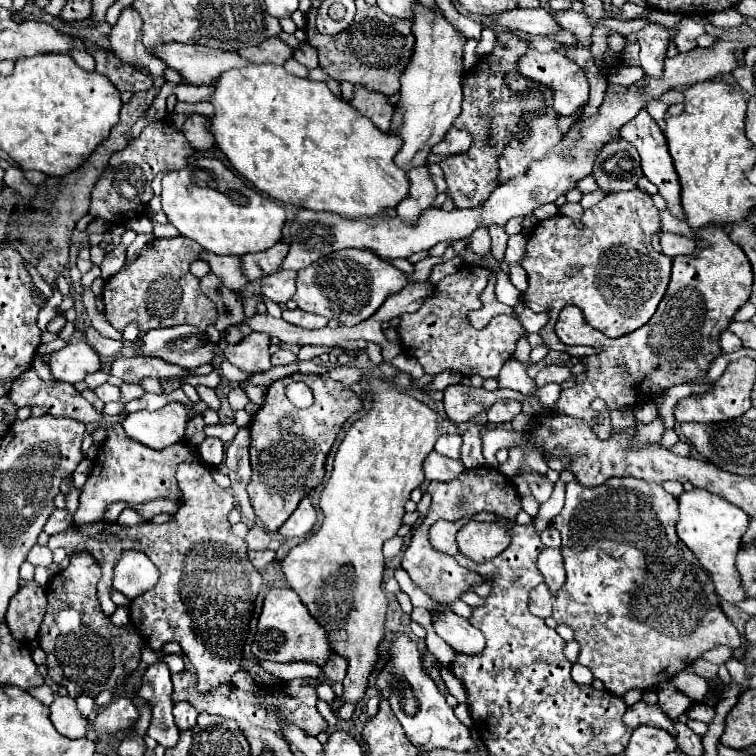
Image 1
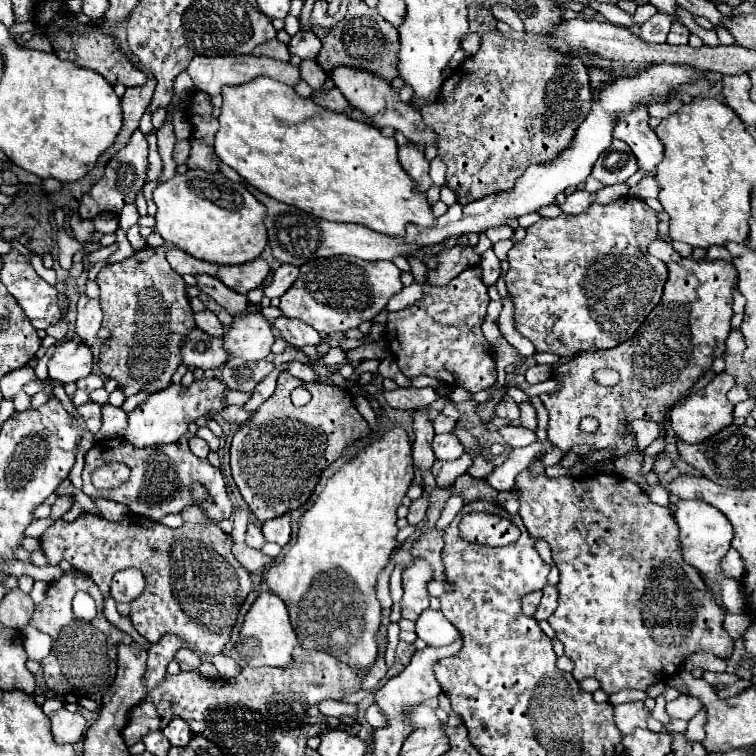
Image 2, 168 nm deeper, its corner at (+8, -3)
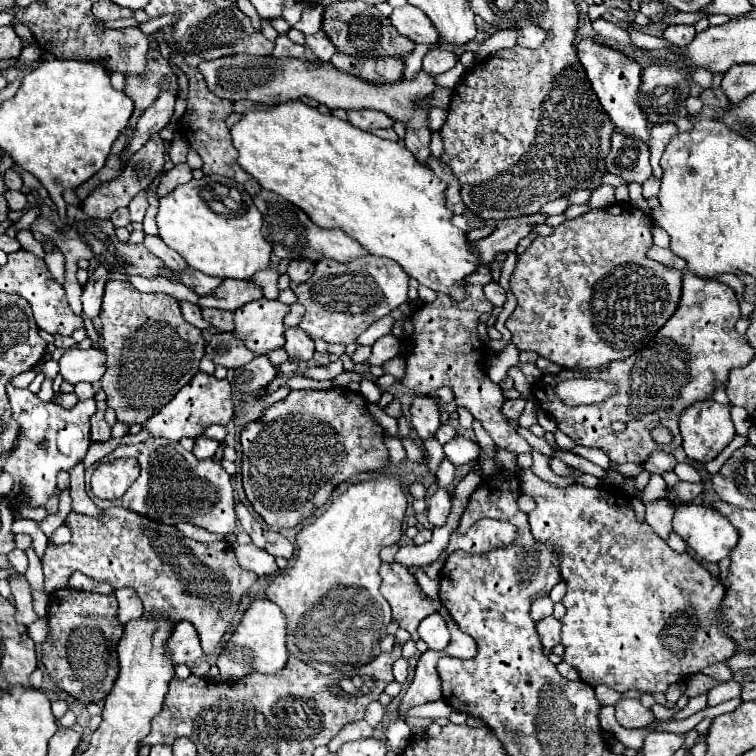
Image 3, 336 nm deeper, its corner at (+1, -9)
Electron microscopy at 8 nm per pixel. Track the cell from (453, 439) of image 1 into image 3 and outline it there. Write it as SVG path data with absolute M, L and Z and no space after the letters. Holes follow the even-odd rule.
M456 435L452 441L448 441L444 445L444 453L454 465L464 465L464 463L472 463L480 457L480 445L466 437Z

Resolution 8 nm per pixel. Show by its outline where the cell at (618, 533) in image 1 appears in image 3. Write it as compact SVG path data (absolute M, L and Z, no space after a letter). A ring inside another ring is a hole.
M524 469L520 473L520 481L522 481L522 493L532 495L536 499L536 509L532 513L528 513L530 517L530 527L532 527L532 535L538 541L544 541L556 549L560 549L562 555L562 577L566 581L566 595L562 599L564 607L566 607L566 615L562 619L562 645L564 645L564 661L568 665L572 665L578 673L580 679L584 683L590 683L592 687L598 685L608 685L618 693L624 693L628 689L640 689L640 691L666 691L666 687L670 683L676 683L688 675L700 673L704 667L712 665L712 663L720 663L724 659L728 659L730 655L734 655L734 641L730 637L726 637L718 627L716 627L716 609L722 603L724 597L724 585L720 579L712 577L700 563L696 563L688 553L680 555L676 551L672 551L654 531L648 523L638 523L634 517L634 509L630 507L630 503L616 503L616 499L630 499L626 497L622 491L608 491L602 487L582 487L582 485L572 485L572 487L554 487L546 481L542 481L538 475L534 475L532 469Z

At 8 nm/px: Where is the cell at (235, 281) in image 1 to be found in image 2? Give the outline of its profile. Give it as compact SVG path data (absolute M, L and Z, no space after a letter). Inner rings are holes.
M171 249L171 251L167 253L167 261L169 261L169 265L171 265L179 275L185 275L185 273L191 273L191 275L205 273L205 275L217 277L217 271L219 271L219 265L217 265L217 263L207 263L207 261L195 259L195 257L183 253L181 249Z

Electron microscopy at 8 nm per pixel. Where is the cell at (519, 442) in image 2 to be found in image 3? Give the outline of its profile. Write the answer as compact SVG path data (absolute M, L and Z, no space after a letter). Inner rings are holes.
M480 265L476 273L472 273L466 281L466 299L462 303L454 303L448 295L438 293L436 301L422 305L414 311L412 323L414 333L410 339L410 349L406 355L408 367L404 385L420 395L434 395L440 387L450 387L454 393L454 401L458 407L468 409L474 419L482 423L482 427L488 431L488 435L498 443L498 447L510 451L510 453L532 453L532 447L524 437L518 435L516 427L508 423L508 419L502 415L504 395L500 385L492 383L488 373L482 369L484 359L484 343L478 339L478 323L486 319L492 313L492 303L484 297L484 285L492 281L492 273L486 265Z

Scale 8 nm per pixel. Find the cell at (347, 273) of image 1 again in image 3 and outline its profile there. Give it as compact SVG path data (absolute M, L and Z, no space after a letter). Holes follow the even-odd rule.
M364 255L348 263L334 259L320 259L316 271L308 281L294 283L290 289L298 295L298 303L306 307L300 329L326 343L350 345L378 319L390 315L408 299L408 275L390 259Z

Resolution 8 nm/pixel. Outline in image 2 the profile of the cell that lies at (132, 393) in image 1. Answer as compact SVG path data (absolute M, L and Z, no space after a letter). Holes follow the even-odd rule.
M103 403L101 405L101 429L95 437L97 439L123 437L125 427L127 427L127 413L121 407L115 407L111 403Z

